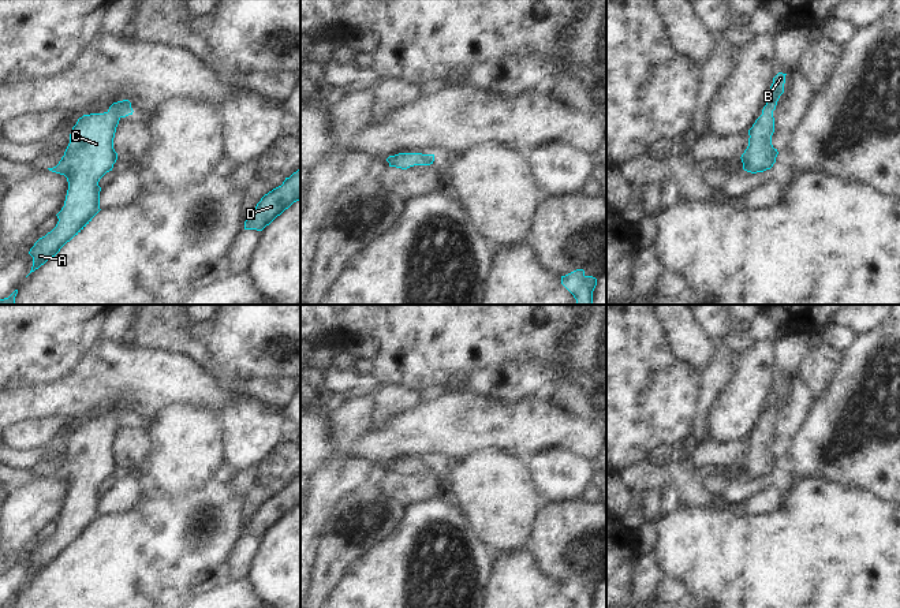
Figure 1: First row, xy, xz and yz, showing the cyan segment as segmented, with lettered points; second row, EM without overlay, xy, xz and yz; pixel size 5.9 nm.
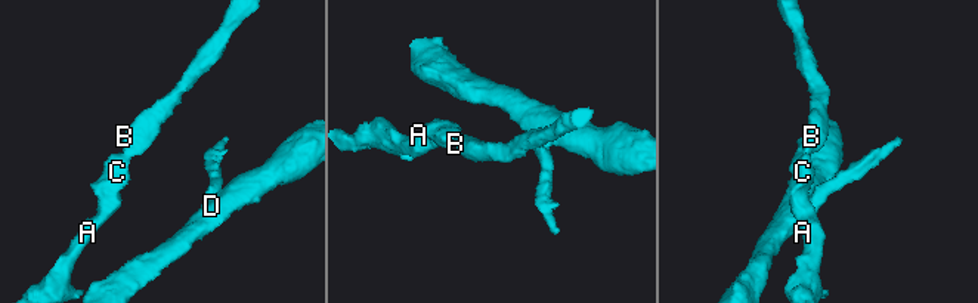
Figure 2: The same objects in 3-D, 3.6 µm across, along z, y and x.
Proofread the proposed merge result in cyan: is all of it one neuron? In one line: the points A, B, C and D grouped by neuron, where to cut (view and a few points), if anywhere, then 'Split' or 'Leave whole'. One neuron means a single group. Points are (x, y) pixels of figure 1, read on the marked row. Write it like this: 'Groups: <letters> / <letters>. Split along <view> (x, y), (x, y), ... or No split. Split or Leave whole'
Groups: A B C D. No split. Leave whole.

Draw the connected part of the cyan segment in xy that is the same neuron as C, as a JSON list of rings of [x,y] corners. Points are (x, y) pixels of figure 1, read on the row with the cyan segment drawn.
[[[123,100],[104,113],[83,115],[72,127],[64,156],[56,167],[48,168],[67,178],[64,206],[56,215],[56,227],[30,249],[30,273],[55,257],[101,210],[98,182],[117,160],[113,138],[119,120],[132,112],[131,102]]]

